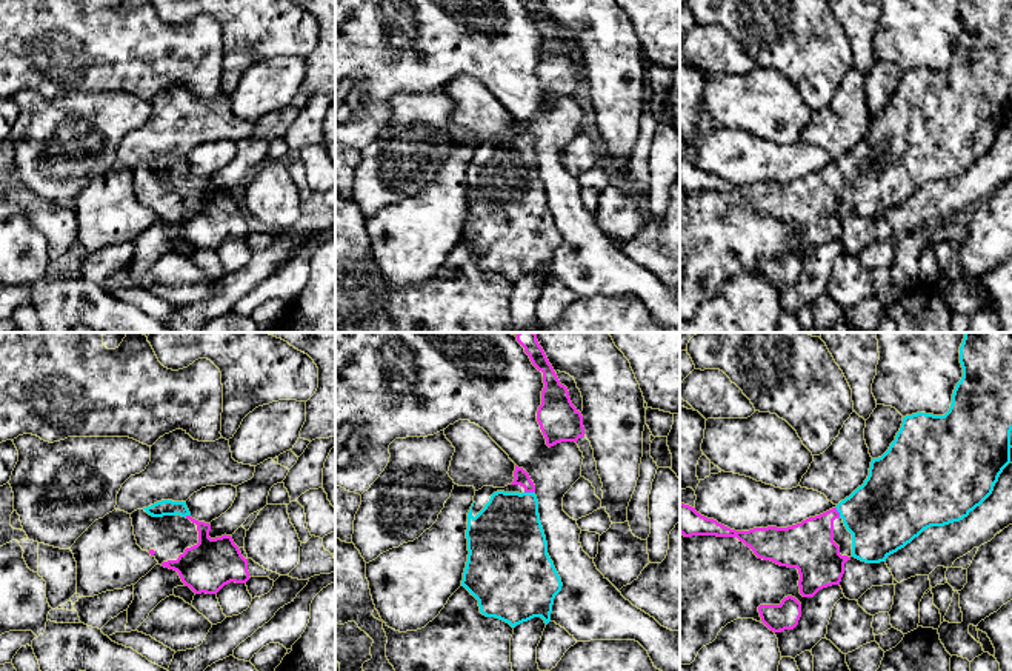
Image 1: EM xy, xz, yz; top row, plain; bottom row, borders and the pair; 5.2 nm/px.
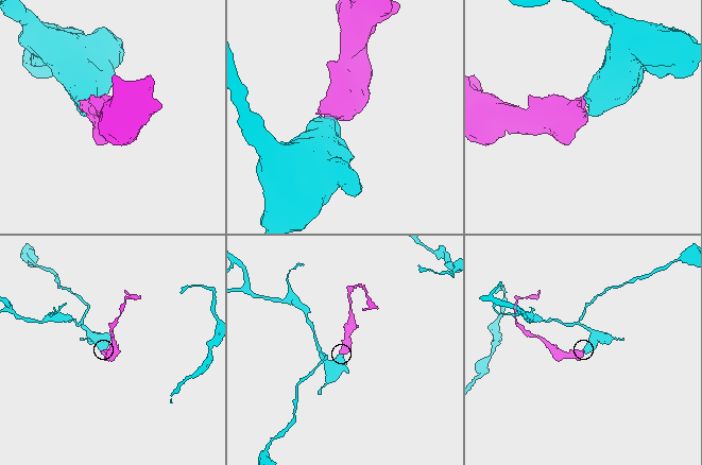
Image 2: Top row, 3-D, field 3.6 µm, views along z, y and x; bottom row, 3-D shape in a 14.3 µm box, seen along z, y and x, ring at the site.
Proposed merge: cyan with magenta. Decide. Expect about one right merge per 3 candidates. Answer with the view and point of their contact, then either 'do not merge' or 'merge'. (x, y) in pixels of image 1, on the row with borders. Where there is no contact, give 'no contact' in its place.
meets cyan in xz at (529, 493); merge

